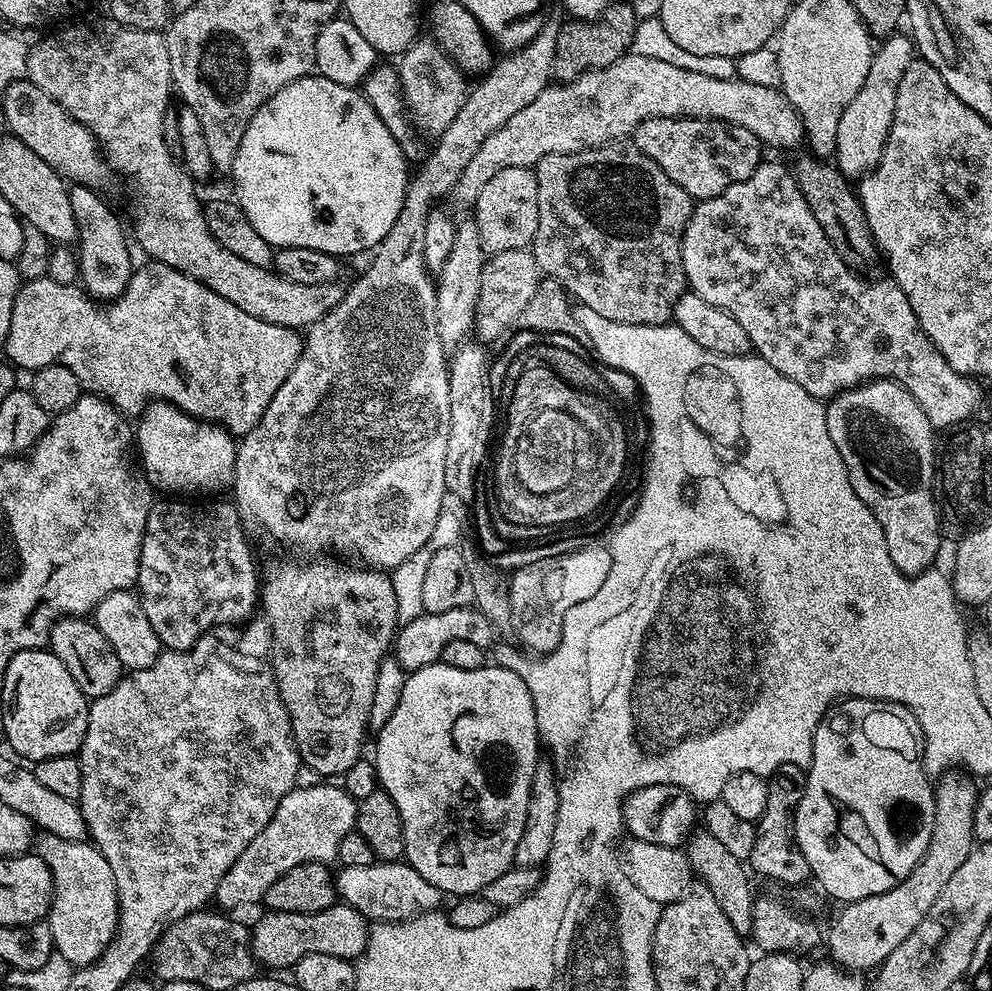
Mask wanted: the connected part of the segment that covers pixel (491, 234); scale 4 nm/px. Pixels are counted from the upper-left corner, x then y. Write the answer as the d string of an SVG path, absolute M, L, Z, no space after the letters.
M532 168L498 170L498 174L486 182L482 194L478 194L474 211L478 238L485 253L528 248L538 230L538 182L535 171Z

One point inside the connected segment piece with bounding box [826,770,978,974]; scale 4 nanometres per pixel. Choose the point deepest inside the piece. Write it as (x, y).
(865, 933)

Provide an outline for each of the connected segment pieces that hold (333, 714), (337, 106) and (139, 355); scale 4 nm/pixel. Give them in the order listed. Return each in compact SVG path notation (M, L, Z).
M316 560L303 568L300 564L276 564L268 572L268 581L262 584L262 612L269 626L272 627L272 672L276 676L276 685L280 691L282 702L290 714L292 723L292 738L296 742L296 749L300 752L303 767L313 768L317 777L340 778L354 766L354 762L361 759L364 748L364 732L369 731L368 719L370 706L374 706L374 686L378 682L378 666L389 655L394 644L394 637L398 631L396 619L400 616L400 604L396 601L396 588L387 571L355 566L347 568L336 560Z
M309 74L282 86L257 110L246 126L246 134L242 134L230 179L236 187L234 199L250 218L250 226L273 249L302 246L347 258L367 248L375 249L390 234L390 226L402 210L410 164L359 87Z
M148 260L133 271L125 292L114 302L97 302L83 287L62 285L48 275L23 281L14 298L14 310L10 310L10 330L2 352L20 370L51 364L74 370L81 389L104 397L125 417L139 417L153 401L164 401L243 438L258 426L266 406L278 394L278 386L298 366L303 349L304 340L297 329L262 322L262 318L238 310L234 302L226 302L222 294L214 294L196 277Z

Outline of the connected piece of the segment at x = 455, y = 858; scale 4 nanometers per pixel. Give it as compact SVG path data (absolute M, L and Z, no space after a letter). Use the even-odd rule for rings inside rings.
M442 663L427 664L417 672L411 673L402 686L402 698L398 698L398 706L394 706L394 714L390 714L390 722L378 730L380 736L376 740L376 756L374 763L380 779L379 787L394 798L394 806L398 806L398 814L404 819L404 856L406 863L414 868L430 884L443 894L452 898L475 896L483 893L494 878L504 878L506 870L515 865L514 850L518 850L518 838L522 838L522 830L528 817L530 790L534 782L536 765L541 763L540 748L542 741L536 725L534 702L530 698L530 690L522 678L509 668L485 666L478 670L454 670L454 666Z

